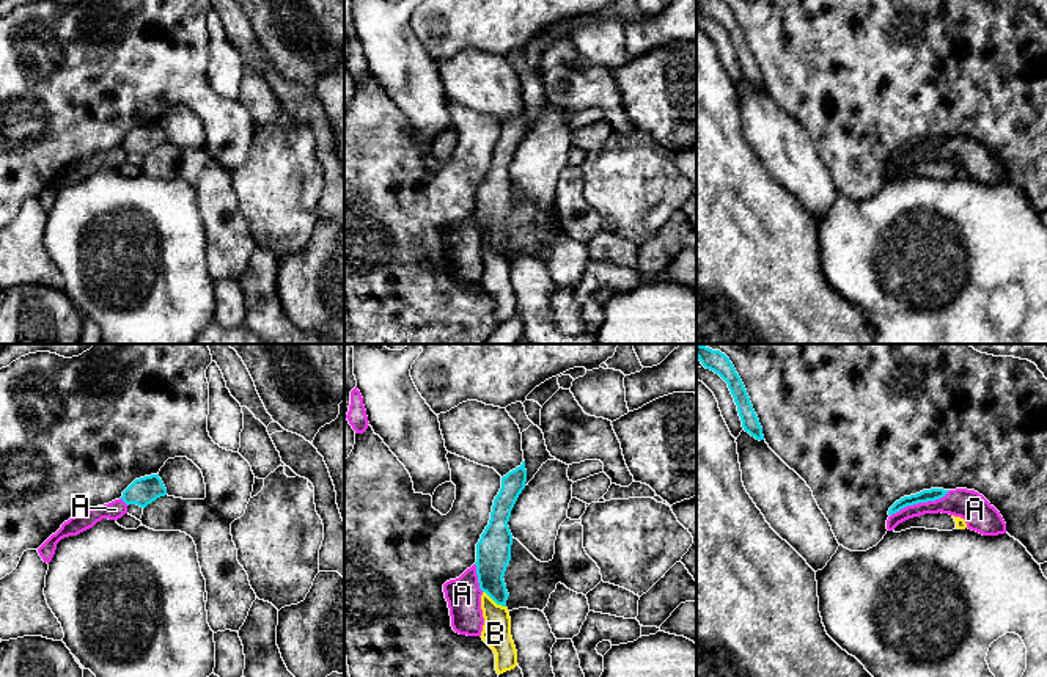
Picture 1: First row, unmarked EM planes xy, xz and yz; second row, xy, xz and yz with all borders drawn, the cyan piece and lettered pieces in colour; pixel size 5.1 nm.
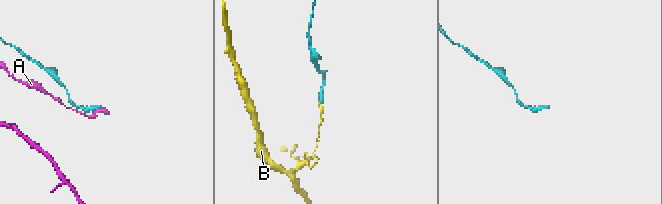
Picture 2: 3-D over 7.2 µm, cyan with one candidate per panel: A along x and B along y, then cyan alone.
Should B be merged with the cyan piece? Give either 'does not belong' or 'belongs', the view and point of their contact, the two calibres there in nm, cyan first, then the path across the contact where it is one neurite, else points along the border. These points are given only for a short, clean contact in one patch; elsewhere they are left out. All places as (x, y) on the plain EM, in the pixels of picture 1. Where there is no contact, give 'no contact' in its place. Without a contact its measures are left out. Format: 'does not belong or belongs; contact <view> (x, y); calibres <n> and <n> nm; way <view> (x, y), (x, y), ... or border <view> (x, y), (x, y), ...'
does not belong; contact xz (494, 248); calibres 180 and 150 nm; border xz (483, 239), (505, 255)

